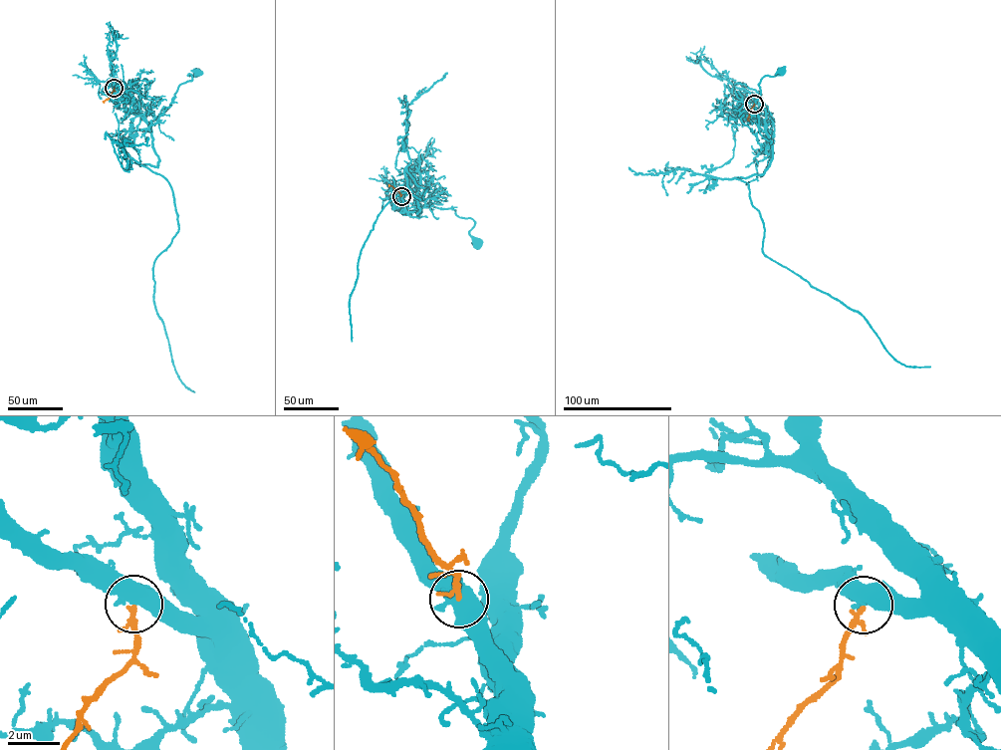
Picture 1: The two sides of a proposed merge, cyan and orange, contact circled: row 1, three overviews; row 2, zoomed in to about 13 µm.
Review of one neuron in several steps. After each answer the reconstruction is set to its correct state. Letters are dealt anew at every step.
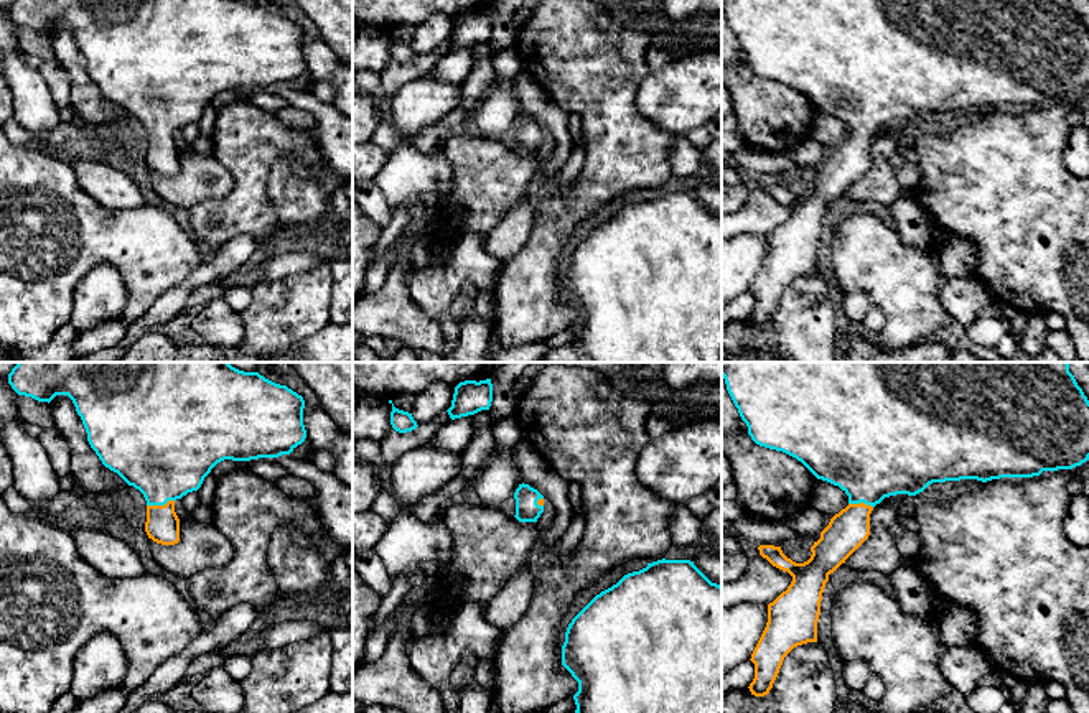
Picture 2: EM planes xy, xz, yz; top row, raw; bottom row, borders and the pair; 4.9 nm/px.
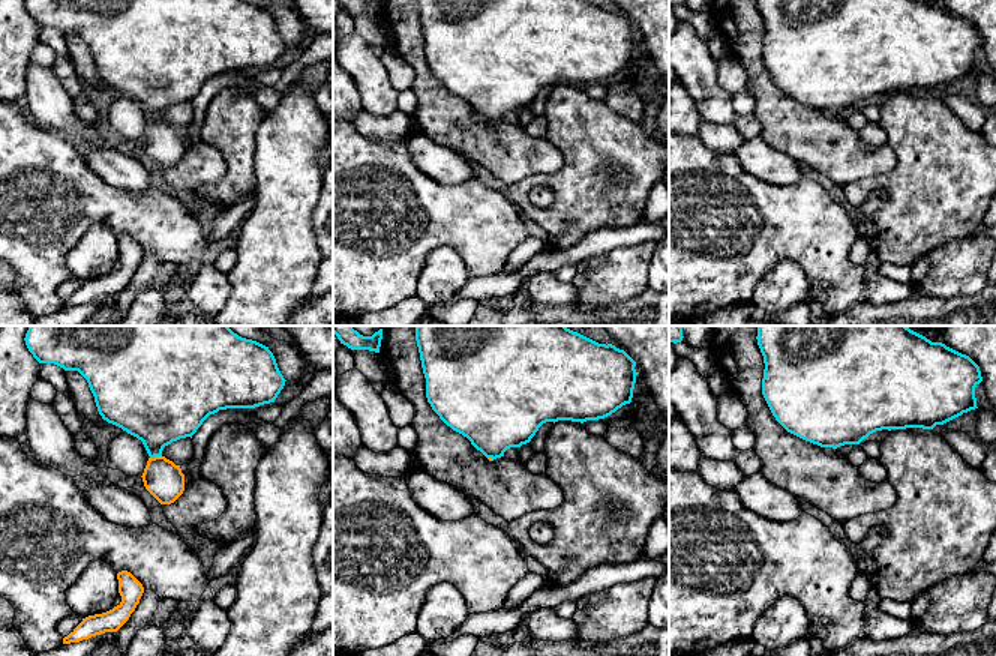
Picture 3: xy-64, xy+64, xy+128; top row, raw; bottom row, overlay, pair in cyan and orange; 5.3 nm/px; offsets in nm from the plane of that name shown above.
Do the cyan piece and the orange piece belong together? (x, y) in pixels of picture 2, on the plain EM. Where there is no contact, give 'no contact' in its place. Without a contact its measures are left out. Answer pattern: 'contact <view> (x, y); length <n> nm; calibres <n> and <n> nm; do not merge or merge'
contact xy (160, 135); length 140 nm; calibres 440 and 170 nm; merge

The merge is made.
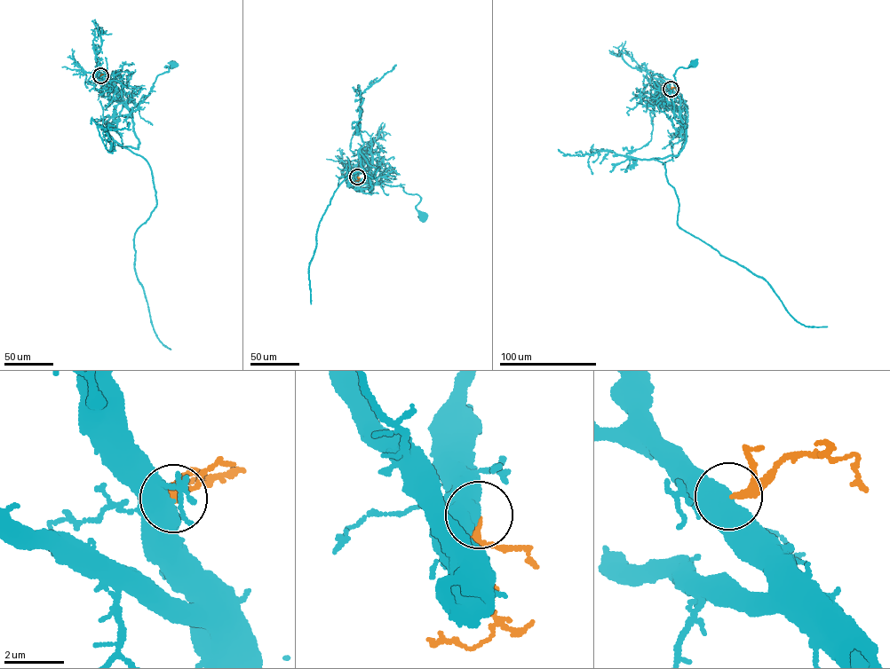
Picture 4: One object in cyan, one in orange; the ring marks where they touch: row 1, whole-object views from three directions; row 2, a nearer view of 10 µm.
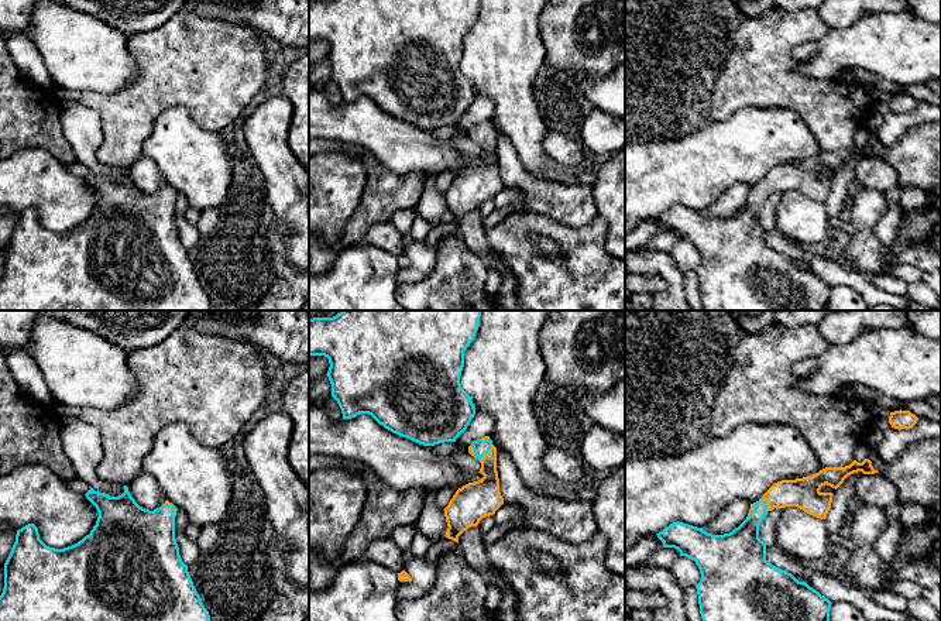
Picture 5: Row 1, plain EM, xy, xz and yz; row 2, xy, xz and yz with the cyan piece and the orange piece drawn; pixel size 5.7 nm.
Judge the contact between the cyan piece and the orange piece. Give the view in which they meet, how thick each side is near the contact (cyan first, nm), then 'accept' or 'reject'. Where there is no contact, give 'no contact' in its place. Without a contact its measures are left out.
contact in xz; calibres 90 and 190 nm; accept

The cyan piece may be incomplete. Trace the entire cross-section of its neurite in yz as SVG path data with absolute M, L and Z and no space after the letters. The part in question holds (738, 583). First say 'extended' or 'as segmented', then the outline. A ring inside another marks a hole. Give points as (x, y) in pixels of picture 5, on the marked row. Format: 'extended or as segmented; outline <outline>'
extended; outline M865 459L862 463L854 460L845 467L825 467L808 477L777 481L759 501L751 504L746 519L729 533L712 535L683 522L673 522L656 533L663 548L677 549L680 556L698 566L701 580L696 589L703 621L830 621L832 603L828 598L766 560L766 543L759 538L759 525L769 511L786 507L797 507L825 519L834 494L821 493L821 487L827 484L837 490L848 476L858 471L879 473L872 462Z

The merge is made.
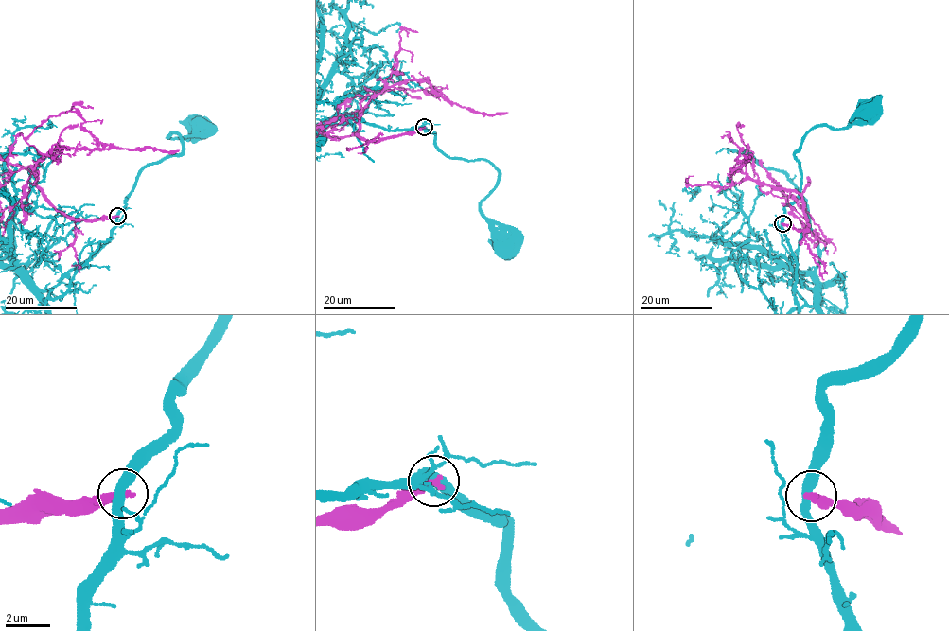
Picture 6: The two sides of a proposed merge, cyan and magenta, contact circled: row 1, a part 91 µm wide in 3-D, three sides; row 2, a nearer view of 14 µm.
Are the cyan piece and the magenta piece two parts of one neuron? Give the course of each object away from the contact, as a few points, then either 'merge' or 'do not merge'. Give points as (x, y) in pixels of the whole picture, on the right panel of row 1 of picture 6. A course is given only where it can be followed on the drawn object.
course cyan (782, 223), (784, 207), (799, 194), (794, 154), (801, 137), (818, 126), (845, 128), (863, 105), (868, 111); course magenta (782, 223), (807, 230), (801, 198), (732, 170), (747, 161), (749, 155), (743, 154); do not merge

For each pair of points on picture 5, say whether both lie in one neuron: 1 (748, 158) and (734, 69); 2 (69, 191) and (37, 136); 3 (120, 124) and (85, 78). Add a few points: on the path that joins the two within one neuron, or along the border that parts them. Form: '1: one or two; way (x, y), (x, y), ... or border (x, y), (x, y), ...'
1: two; border (773, 107), (742, 107), (725, 119), (713, 122)
2: two; border (14, 153), (23, 148), (45, 148), (65, 165)
3: two; border (129, 83), (112, 93), (82, 92)

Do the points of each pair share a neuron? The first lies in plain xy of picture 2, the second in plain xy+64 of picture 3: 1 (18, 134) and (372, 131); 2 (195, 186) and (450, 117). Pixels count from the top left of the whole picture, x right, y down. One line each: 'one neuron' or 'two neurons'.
1: one neuron
2: one neuron

